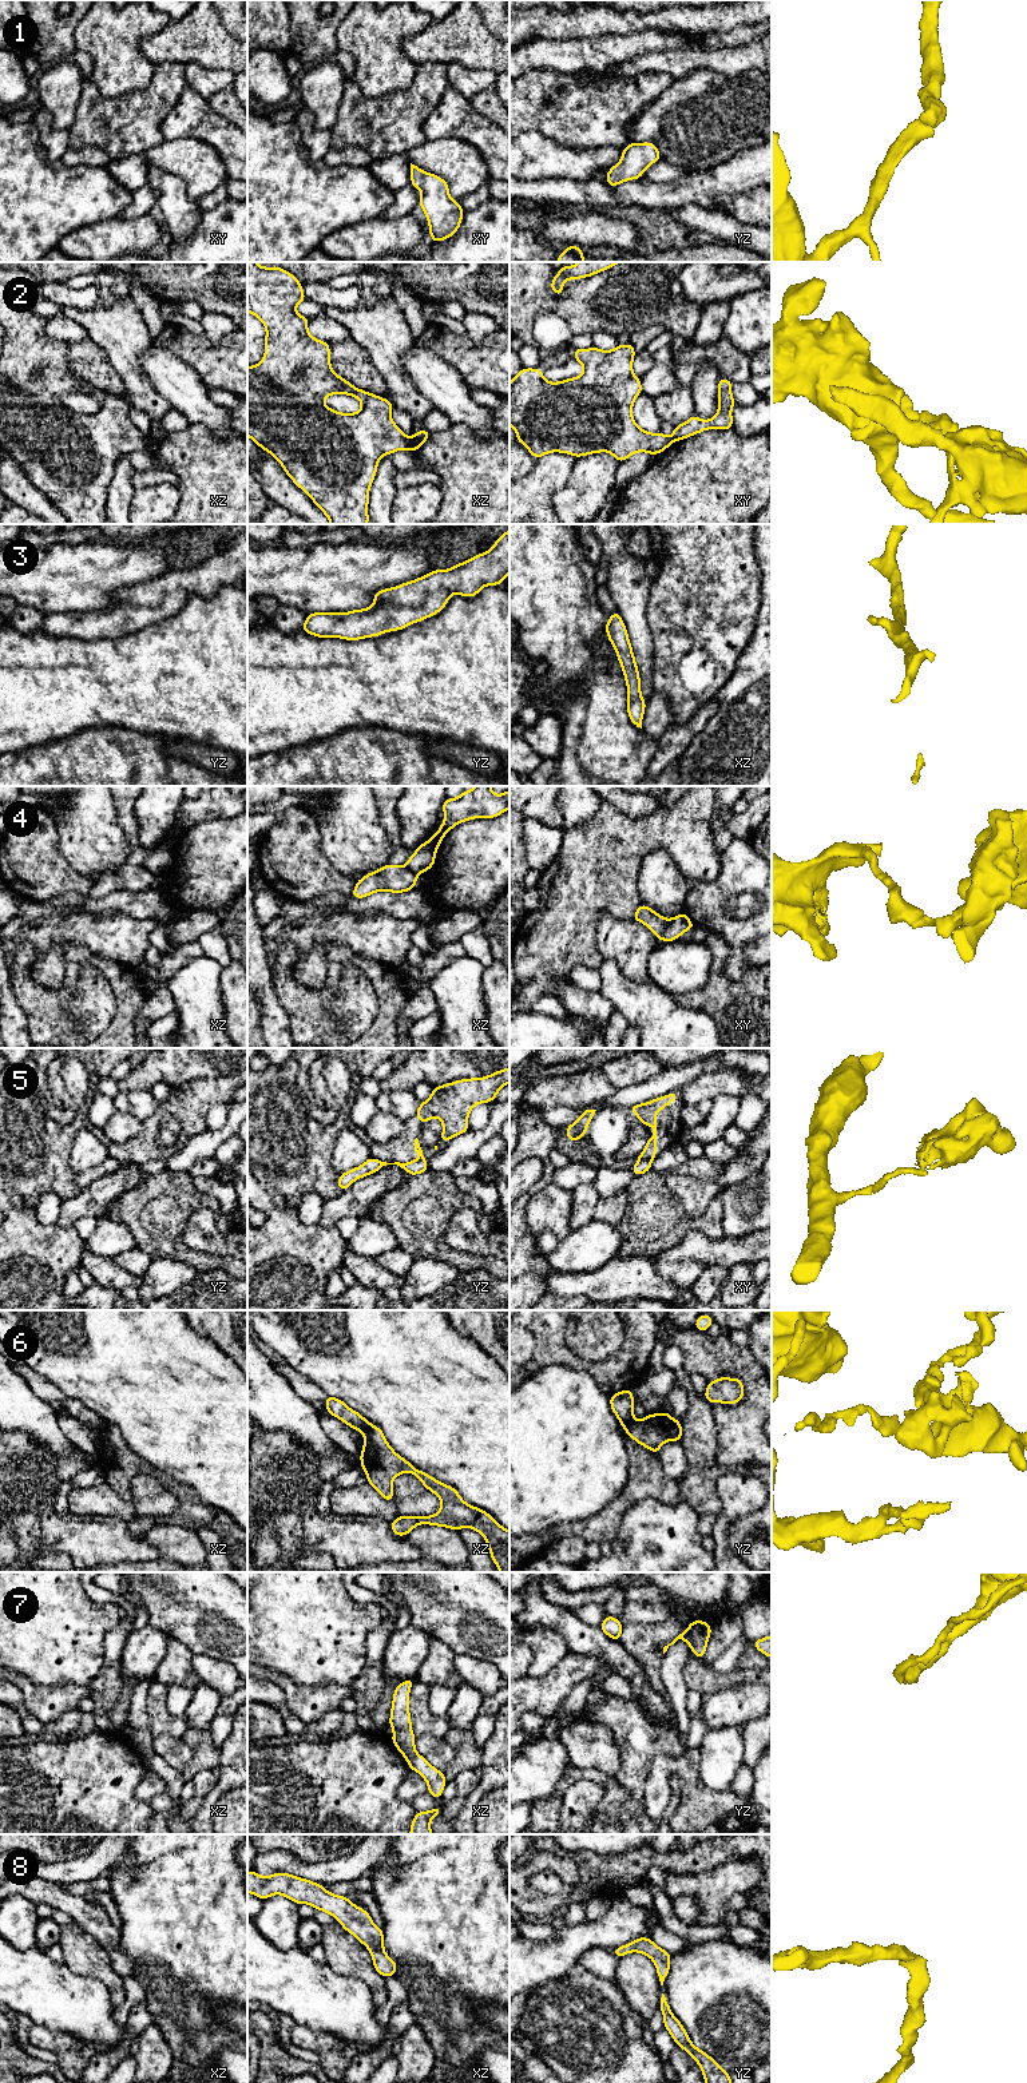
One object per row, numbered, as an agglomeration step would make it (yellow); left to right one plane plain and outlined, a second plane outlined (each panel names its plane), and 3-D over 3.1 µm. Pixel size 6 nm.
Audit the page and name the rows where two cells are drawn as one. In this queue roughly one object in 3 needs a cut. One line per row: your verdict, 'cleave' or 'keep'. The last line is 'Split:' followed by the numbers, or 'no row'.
1: keep
2: cleave
3: keep
4: cleave
5: cleave
6: cleave
7: cleave
8: keep
Split: 2, 4, 5, 6, 7

